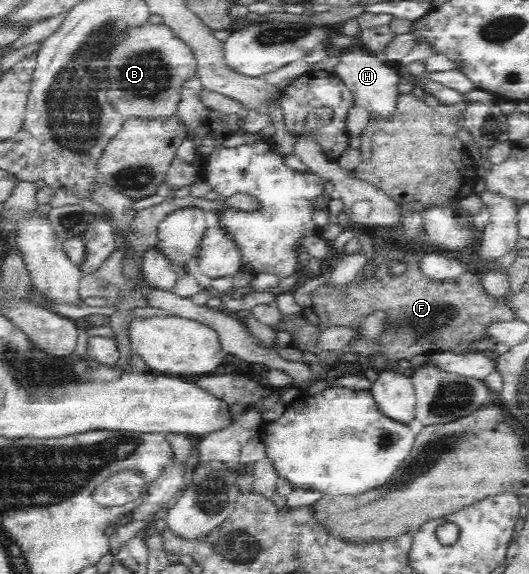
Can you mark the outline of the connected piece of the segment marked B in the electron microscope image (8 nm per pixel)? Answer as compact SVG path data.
M148 24L134 30L109 54L110 102L126 118L164 118L176 114L184 81L197 72L194 53L164 24Z

